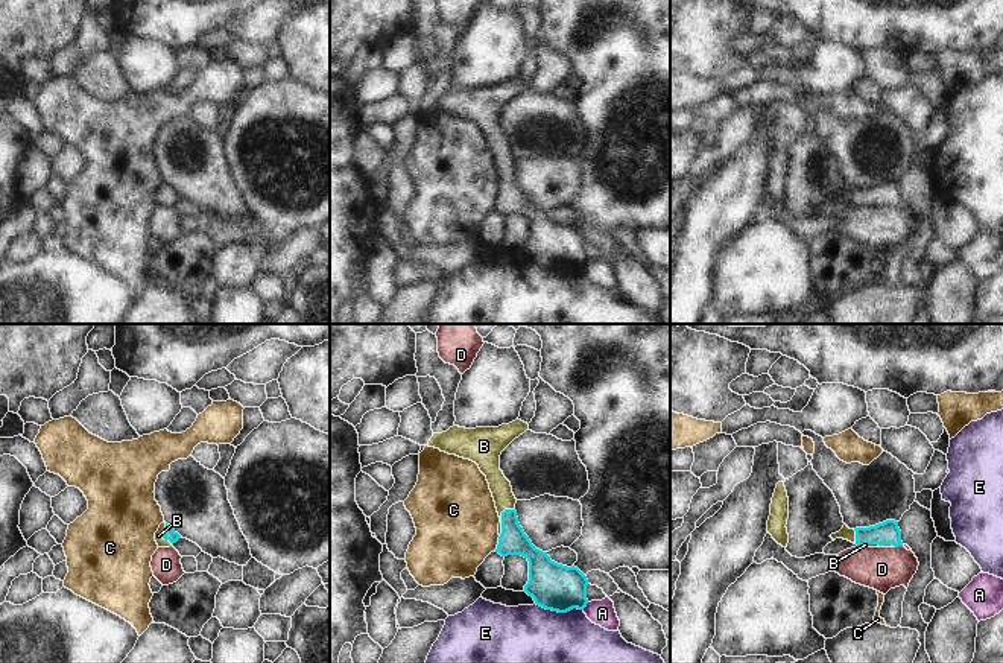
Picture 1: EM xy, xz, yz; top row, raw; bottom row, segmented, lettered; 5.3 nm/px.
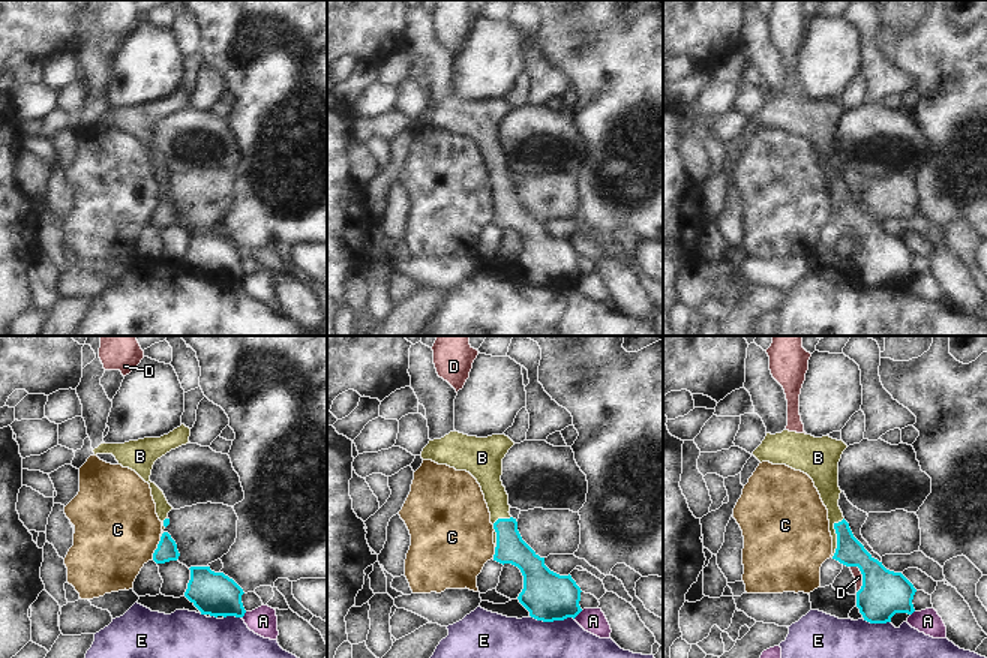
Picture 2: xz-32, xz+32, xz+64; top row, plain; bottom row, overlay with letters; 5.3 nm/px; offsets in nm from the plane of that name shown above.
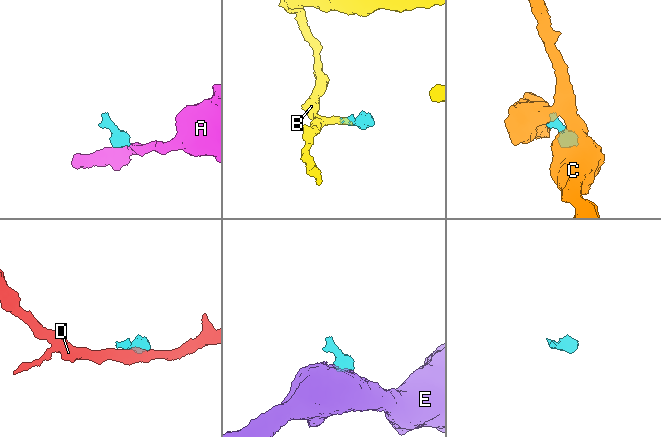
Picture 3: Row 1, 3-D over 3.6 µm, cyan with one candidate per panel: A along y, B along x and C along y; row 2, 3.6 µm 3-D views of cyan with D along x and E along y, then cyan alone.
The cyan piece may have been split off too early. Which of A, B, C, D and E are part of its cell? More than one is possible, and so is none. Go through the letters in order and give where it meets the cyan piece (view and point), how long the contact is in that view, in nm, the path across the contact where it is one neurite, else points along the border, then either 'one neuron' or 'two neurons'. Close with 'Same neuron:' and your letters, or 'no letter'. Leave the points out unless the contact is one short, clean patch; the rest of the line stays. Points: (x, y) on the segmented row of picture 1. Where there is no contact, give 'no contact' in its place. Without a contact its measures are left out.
A: meets cyan in xz at (585, 605); contact 50 nm long; border along xz (588, 602), (582, 609); two neurons
B: meets cyan in xz at (502, 519); contact 160 nm long; runs through xz (512, 540), (509, 528), (502, 519), (500, 487); one neuron
C: meets cyan in xz at (499, 543); contact 90 nm long; border along xz (500, 536), (494, 551); two neurons
D: meets cyan in yz at (898, 545); contact 50 nm long; border along yz (894, 545), (901, 546); two neurons
E: meets cyan in xz at (560, 612); contact 260 nm long; border along xz (535, 602), (558, 612), (582, 610); two neurons
Same neuron: B

